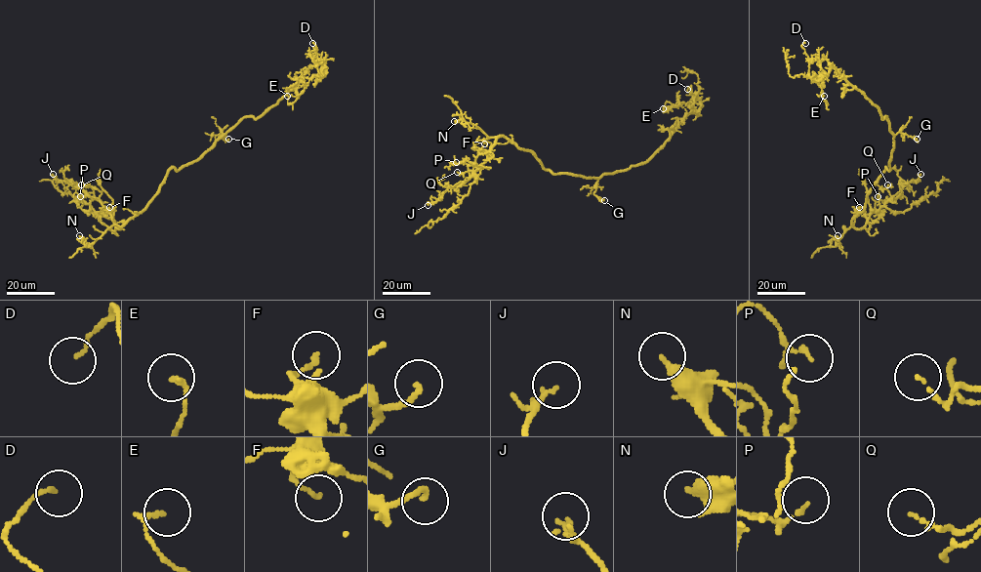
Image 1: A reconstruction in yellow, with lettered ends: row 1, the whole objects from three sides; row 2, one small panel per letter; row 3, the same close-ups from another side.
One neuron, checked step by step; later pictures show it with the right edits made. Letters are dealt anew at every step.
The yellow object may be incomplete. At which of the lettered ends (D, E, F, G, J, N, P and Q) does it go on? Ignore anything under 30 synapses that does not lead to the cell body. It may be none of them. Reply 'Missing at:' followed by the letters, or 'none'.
Missing at: none

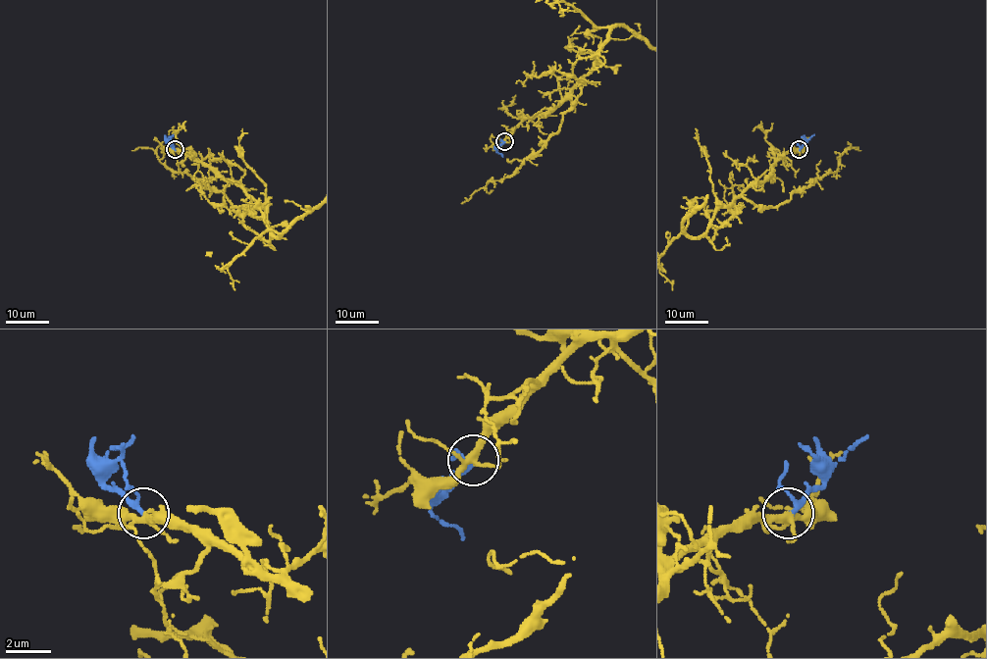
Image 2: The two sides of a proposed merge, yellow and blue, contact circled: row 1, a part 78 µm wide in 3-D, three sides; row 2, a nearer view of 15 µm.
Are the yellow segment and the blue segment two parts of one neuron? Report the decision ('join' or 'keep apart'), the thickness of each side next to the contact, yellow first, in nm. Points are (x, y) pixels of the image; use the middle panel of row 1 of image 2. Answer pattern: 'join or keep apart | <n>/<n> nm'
join | 240/170 nm

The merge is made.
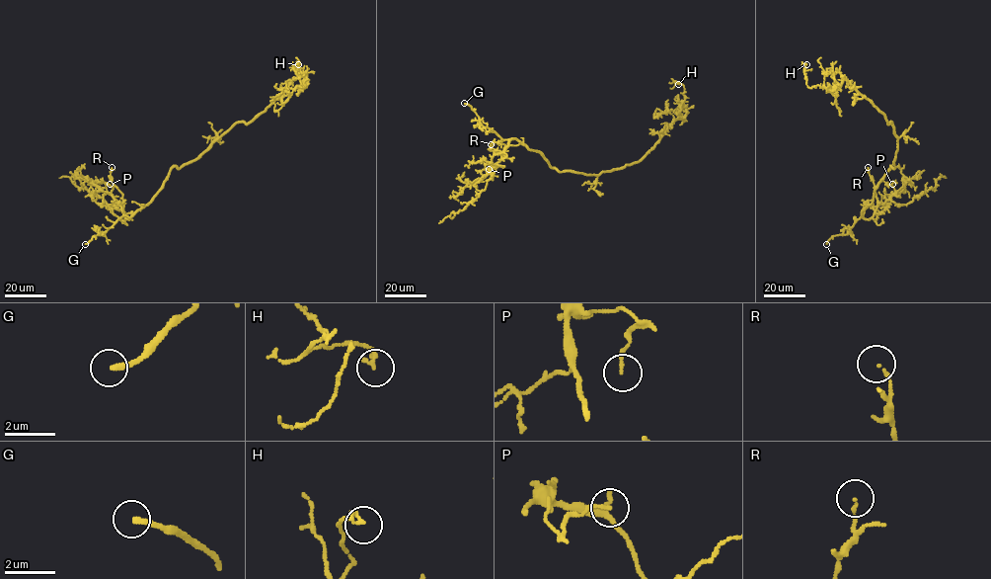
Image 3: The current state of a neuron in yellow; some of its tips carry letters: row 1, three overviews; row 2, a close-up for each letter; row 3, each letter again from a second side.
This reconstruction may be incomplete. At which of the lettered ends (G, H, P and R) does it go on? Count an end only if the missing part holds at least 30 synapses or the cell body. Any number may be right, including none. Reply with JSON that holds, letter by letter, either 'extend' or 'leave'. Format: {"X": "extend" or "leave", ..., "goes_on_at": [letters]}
{"G": "extend", "H": "leave", "P": "leave", "R": "leave", "goes_on_at": ["G"]}

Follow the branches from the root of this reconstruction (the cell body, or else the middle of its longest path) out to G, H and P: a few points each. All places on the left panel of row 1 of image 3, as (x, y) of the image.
G: (196, 158), (179, 168), (174, 166), (163, 188), (148, 203), (130, 216), (122, 215), (85, 244)
H: (196, 158), (234, 124), (257, 118), (295, 78), (304, 77), (299, 88), (305, 88), (292, 68), (298, 64)
P: (196, 158), (179, 168), (174, 166), (156, 195), (128, 218), (123, 206), (107, 190), (105, 184), (110, 184)

